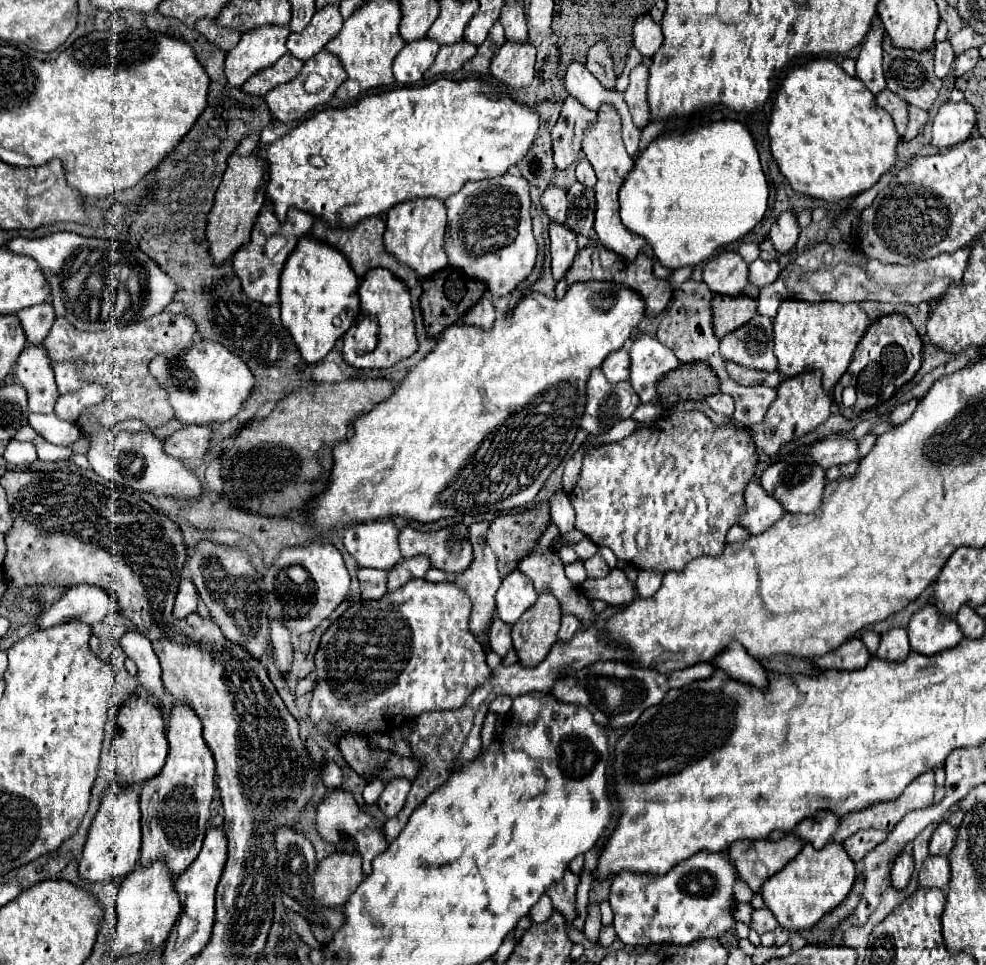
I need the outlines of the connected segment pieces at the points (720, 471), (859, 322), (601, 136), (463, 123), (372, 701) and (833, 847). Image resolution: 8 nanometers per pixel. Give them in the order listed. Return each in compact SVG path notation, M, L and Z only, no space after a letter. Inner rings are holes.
M689 410L689 412L673 412L667 414L659 420L655 420L653 424L639 424L637 430L633 434L629 434L627 438L619 440L619 442L611 442L599 448L593 448L585 454L583 458L583 468L579 474L579 482L571 492L571 504L575 508L575 528L585 532L597 546L607 546L613 550L613 554L619 560L625 560L629 564L633 564L639 570L653 570L653 572L667 572L667 570L683 570L683 566L687 562L691 562L693 558L701 558L701 556L721 556L725 546L727 546L727 532L731 530L731 526L739 524L743 514L745 514L745 488L747 484L753 480L753 476L757 474L757 466L759 466L759 458L757 458L757 446L753 442L753 432L747 428L739 428L735 424L713 424L711 418L703 412L703 410Z
M801 300L783 302L773 320L773 342L775 356L779 360L779 372L785 378L795 378L811 370L821 370L823 390L831 392L833 386L845 374L867 326L869 318L859 308L859 304L801 302Z
M603 106L603 110L597 114L597 122L591 132L587 132L585 142L583 142L583 152L587 160L591 162L595 174L597 174L597 186L595 186L595 196L597 196L597 212L595 212L595 232L599 236L601 246L607 250L615 252L621 256L625 262L633 262L635 256L645 248L645 240L637 238L635 234L629 234L625 226L621 226L619 220L619 190L627 178L627 174L633 170L633 160L625 152L625 146L621 142L621 124L617 118L617 112L609 106Z
M435 80L427 86L413 86L413 88L397 88L397 90L389 90L383 94L373 94L373 96L365 96L361 98L355 106L347 106L347 108L325 108L321 112L315 112L313 116L305 118L303 122L299 122L299 126L295 126L291 132L287 132L285 136L277 138L271 144L263 144L259 150L259 160L263 162L269 180L267 180L267 200L273 204L273 212L277 216L279 222L285 222L285 214L289 210L289 206L295 206L303 212L309 212L311 216L321 218L323 222L327 222L331 228L339 230L339 228L351 228L357 222L371 218L371 216L379 216L383 212L389 212L395 204L413 200L413 198L437 198L437 200L447 200L449 196L453 196L463 182L467 180L483 180L483 178L495 178L505 174L513 164L517 164L519 160L523 160L523 156L527 154L527 150L531 148L533 140L535 140L535 132L539 128L539 114L527 106L521 106L517 102L513 102L505 92L501 92L501 88L489 86L481 80L461 80L461 82L453 82L453 80ZM311 156L321 156L325 160L325 166L317 168L309 164Z
M409 580L405 586L401 586L401 590L395 592L387 592L383 598L379 600L361 600L351 604L323 634L319 648L315 652L315 674L317 674L317 682L315 682L315 690L311 696L311 706L309 706L309 720L315 728L319 728L327 738L331 734L337 734L337 738L341 738L343 734L357 734L357 736L371 736L371 734L391 734L395 728L399 728L401 724L405 724L407 720L417 718L423 712L431 712L431 710L455 710L459 706L465 704L465 700L473 694L473 690L477 690L479 686L483 686L485 682L489 682L493 678L491 668L485 662L485 652L481 648L481 644L477 642L477 638L473 636L473 632L467 626L472 604L470 598L465 596L453 582L441 582L441 584L433 584L427 580Z
M827 842L821 850L805 844L803 850L775 876L761 886L765 906L787 930L811 930L825 914L835 910L849 894L855 882L855 864L841 844Z

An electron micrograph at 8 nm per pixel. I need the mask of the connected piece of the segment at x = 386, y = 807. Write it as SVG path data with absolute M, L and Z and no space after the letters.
M395 778L395 780L389 780L381 798L379 798L379 808L381 812L387 816L387 818L395 818L399 814L399 810L403 808L405 800L407 800L407 794L411 790L411 782L405 780L405 778Z

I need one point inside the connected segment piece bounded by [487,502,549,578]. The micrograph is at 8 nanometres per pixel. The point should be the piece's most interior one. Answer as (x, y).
(510, 535)

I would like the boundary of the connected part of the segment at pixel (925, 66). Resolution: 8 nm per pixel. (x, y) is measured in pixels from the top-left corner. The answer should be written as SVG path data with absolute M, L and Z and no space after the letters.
M891 38L883 40L883 72L887 80L887 88L905 98L909 104L919 106L923 110L931 110L939 92L943 88L943 80L933 72L933 52L931 50L911 50L911 48L895 48Z

